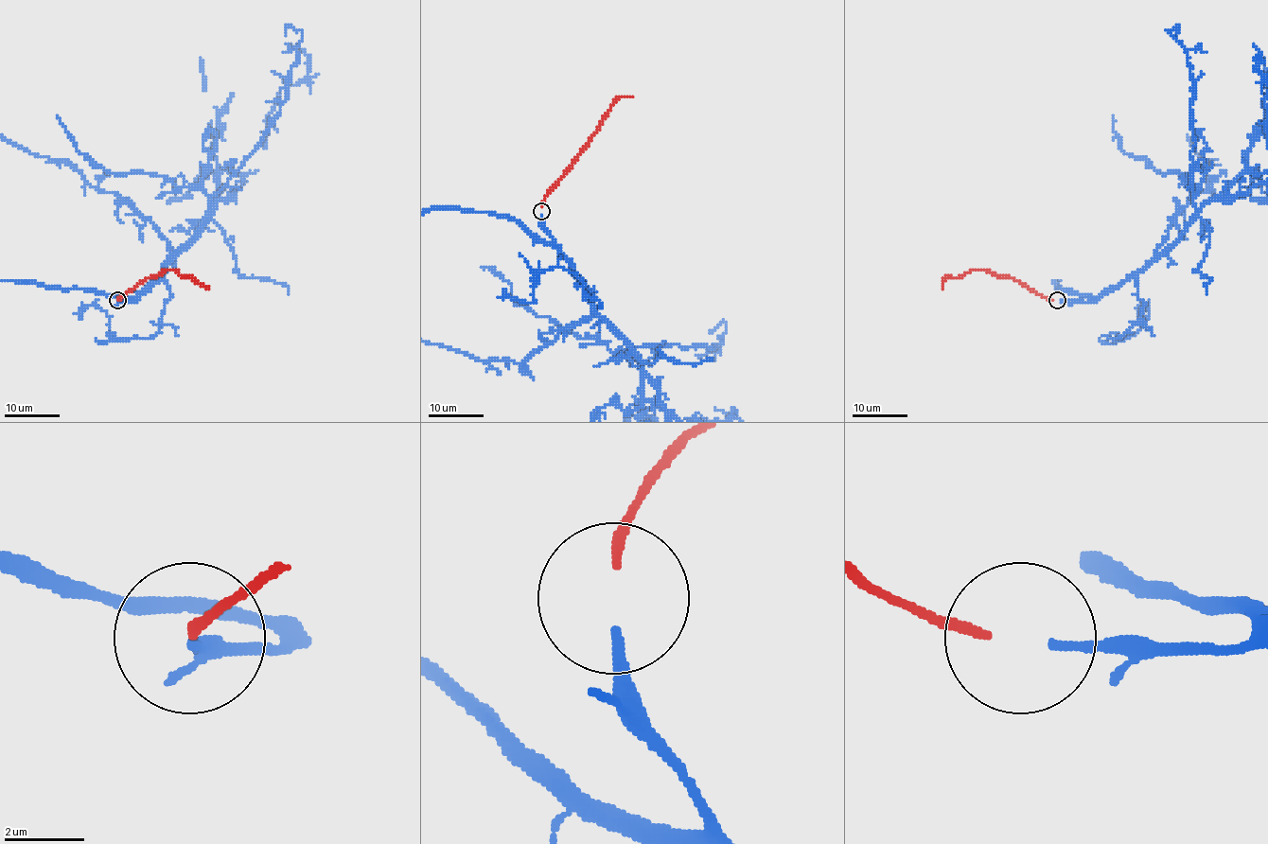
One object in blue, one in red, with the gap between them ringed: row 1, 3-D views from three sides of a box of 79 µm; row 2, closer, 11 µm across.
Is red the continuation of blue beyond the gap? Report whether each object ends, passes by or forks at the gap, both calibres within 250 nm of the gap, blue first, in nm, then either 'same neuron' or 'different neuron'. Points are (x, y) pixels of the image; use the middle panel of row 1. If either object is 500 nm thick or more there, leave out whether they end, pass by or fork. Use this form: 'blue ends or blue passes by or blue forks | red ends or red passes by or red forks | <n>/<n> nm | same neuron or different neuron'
blue ends | red ends | 240/240 nm | same neuron

